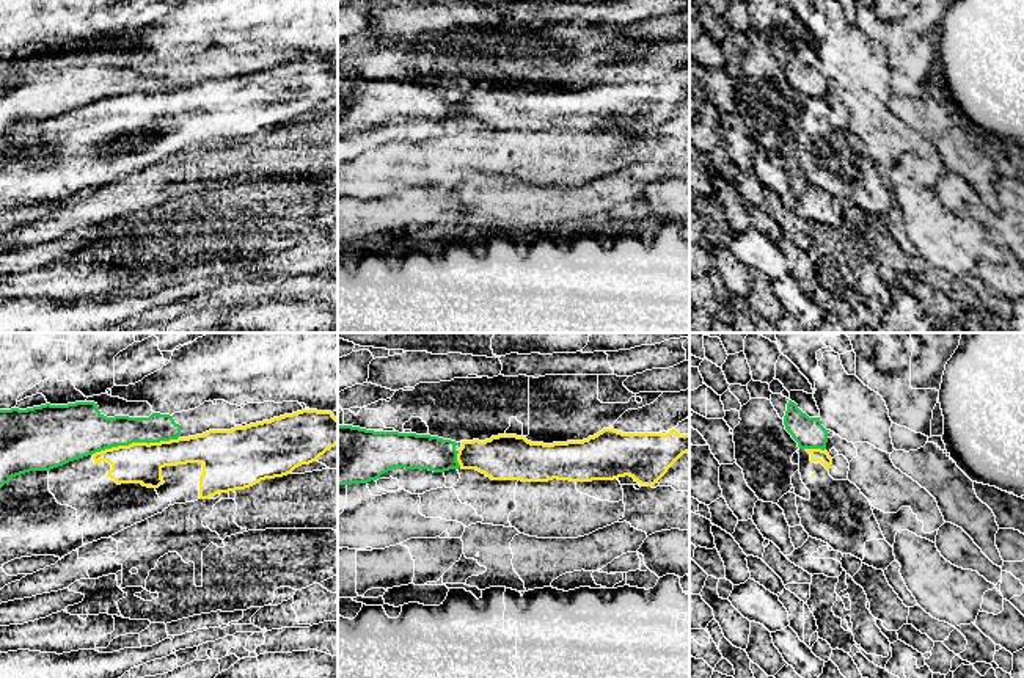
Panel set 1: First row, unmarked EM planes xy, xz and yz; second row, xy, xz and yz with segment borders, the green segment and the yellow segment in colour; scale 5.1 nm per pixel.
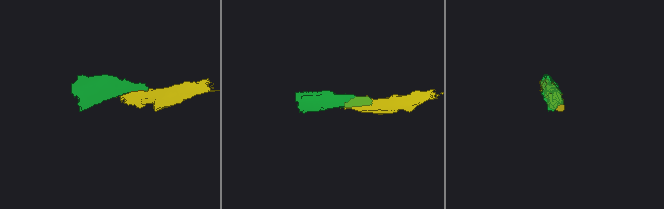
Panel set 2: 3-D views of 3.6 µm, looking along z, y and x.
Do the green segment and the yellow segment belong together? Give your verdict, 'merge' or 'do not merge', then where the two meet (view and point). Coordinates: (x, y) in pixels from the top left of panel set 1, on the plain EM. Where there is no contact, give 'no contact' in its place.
do not merge | xy (134, 90)

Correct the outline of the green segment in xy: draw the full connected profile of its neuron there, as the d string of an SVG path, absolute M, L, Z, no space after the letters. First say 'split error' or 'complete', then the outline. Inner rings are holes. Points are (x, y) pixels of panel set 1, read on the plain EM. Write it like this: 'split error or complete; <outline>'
split error; M101 42L68 53L0 58L0 137L16 124L50 119L105 97L231 78L305 56L298 50L237 55L209 49L170 64L154 61L148 50Z

